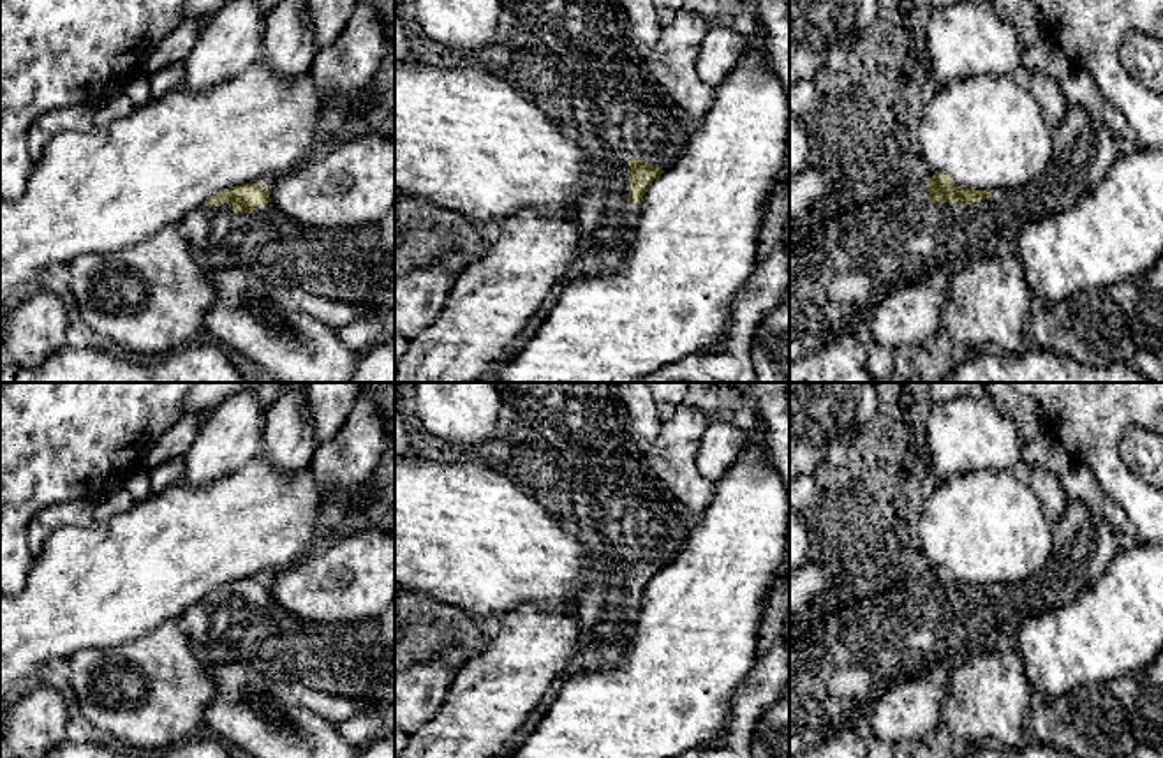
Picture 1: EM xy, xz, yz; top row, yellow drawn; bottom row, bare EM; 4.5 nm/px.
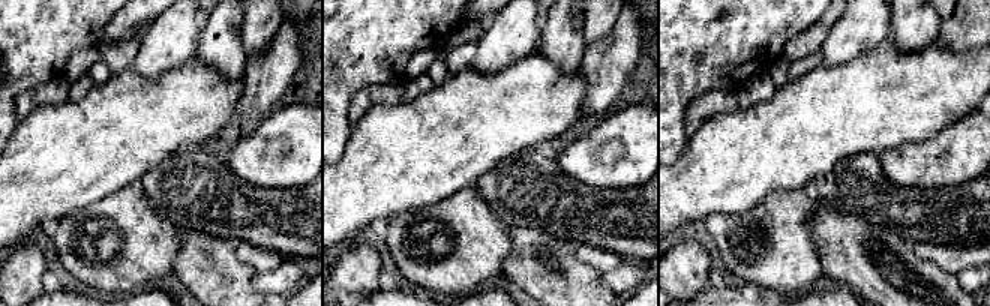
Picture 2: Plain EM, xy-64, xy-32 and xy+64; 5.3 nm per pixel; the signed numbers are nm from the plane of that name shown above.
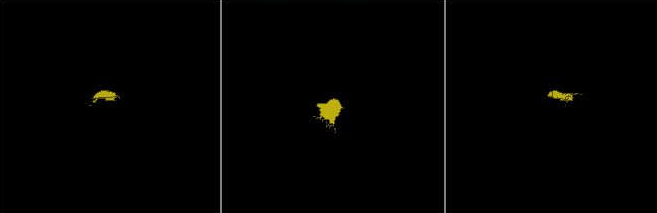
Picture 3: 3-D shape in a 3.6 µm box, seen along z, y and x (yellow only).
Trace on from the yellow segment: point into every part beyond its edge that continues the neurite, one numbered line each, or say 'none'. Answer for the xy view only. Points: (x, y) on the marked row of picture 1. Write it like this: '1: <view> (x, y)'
1: xy (355, 265)

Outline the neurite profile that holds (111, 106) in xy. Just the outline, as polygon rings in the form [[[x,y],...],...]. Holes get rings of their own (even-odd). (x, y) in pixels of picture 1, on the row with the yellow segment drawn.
[[[123,90],[104,93],[95,102],[93,123],[99,129],[129,116],[134,111],[134,104],[123,93]]]

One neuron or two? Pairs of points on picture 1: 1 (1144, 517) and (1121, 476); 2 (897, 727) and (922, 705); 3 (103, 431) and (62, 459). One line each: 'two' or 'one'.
1: one
2: one
3: one

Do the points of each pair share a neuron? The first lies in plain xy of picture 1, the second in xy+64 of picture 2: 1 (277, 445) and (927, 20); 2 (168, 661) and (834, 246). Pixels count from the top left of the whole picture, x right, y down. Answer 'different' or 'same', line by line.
1: same
2: different

